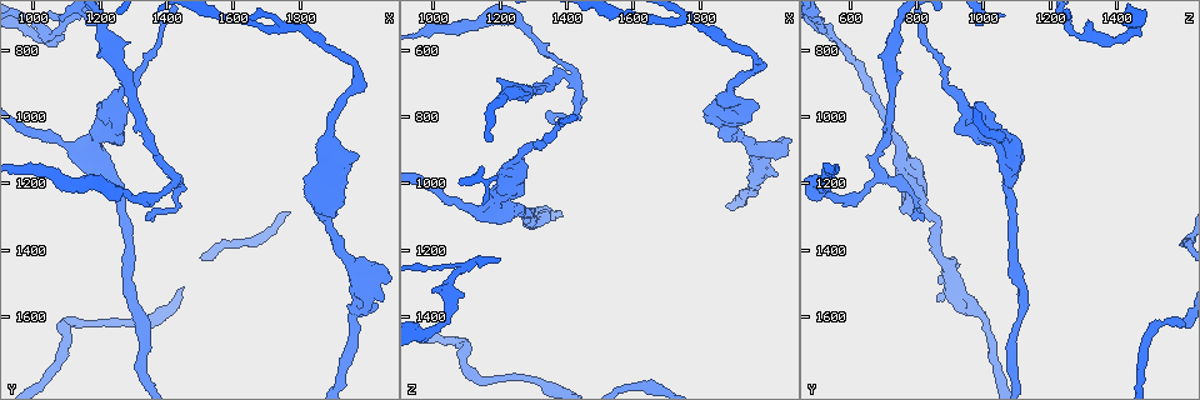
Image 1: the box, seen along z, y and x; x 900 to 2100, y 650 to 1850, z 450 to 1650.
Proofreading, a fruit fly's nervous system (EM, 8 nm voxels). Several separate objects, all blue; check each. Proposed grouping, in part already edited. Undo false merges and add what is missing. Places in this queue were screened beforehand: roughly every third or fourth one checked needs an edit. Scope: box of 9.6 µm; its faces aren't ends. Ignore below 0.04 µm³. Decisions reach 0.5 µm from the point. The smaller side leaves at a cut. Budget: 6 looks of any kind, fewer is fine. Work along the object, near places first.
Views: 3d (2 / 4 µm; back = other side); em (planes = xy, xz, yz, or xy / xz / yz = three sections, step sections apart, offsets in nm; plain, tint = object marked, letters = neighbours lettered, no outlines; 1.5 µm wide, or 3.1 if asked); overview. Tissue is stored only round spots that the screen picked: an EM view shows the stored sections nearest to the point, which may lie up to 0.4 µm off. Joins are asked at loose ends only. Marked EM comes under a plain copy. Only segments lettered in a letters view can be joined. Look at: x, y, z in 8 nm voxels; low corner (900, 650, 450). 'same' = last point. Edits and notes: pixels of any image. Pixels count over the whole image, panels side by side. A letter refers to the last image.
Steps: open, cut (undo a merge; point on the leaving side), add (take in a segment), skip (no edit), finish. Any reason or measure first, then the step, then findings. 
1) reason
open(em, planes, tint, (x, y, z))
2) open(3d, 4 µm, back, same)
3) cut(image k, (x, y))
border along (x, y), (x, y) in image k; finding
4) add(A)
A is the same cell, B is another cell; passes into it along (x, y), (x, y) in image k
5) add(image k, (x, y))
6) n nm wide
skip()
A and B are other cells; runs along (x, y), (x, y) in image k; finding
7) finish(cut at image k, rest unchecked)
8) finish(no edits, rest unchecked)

abrupt turn
open(em, planes, letters, (1090, 1610, 1530))

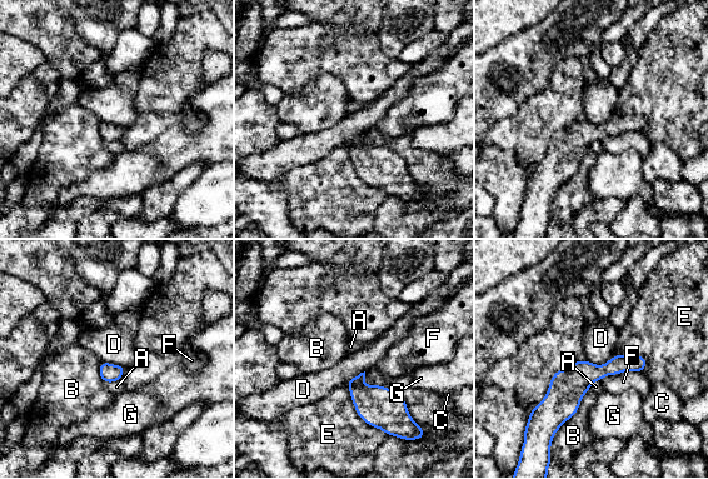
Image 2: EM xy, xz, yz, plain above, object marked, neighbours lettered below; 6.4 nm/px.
skip()
A, B, C, D, E, F and G are other cells; border along (614, 354), (603, 364), (587, 360) in image 2; continuous, no second neuron

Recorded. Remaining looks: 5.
thick turns thin
open(3d, 2 µm, (1880, 1320, 860))

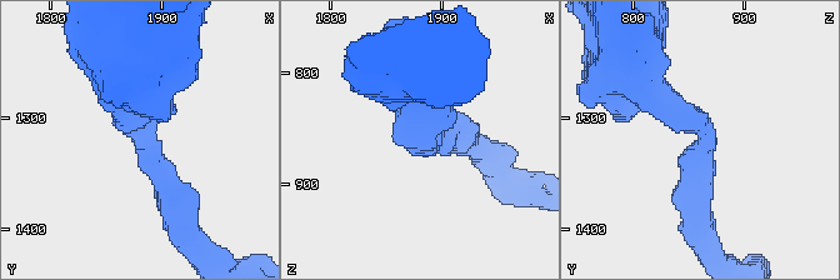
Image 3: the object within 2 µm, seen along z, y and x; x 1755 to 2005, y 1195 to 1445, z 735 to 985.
arms of 240, 500 nm
open(em, xy, step 8, tint, (1886, 1312, 862))

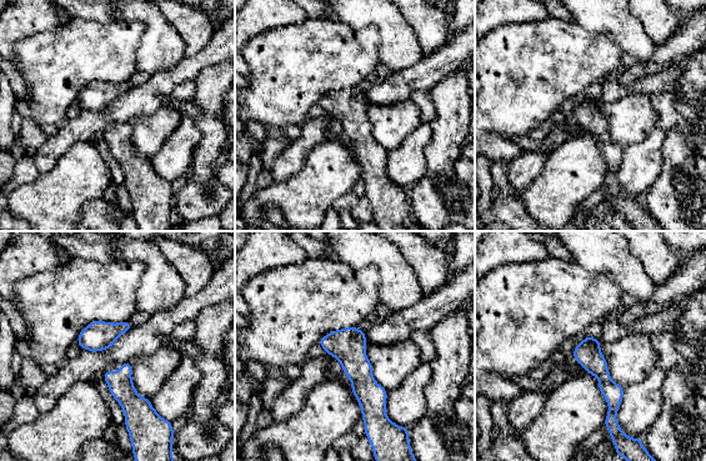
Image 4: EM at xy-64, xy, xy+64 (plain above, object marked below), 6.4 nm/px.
cut it another way
open(em, xz, step 8, letters, same)

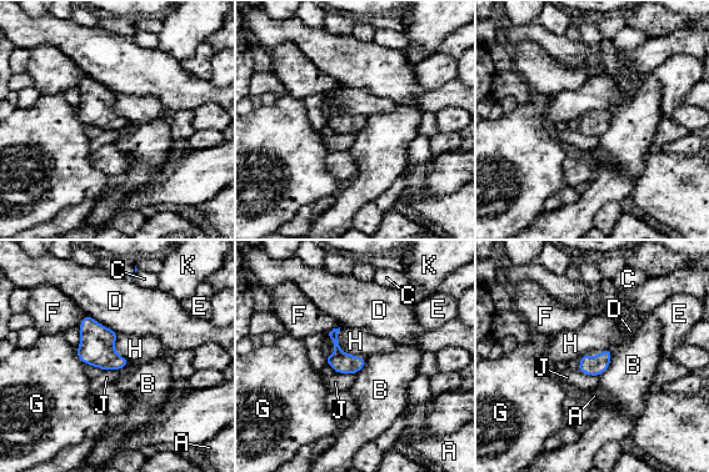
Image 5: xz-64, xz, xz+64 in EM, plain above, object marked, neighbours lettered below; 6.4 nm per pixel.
skip()
A, B, C, D, E, F, G, H, J and K are other cells; border along (339, 327), (340, 349), (351, 354) in image 5; one neuron here

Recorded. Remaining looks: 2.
thick turns thin
open(em, planes, letters, (1290, 930, 730))

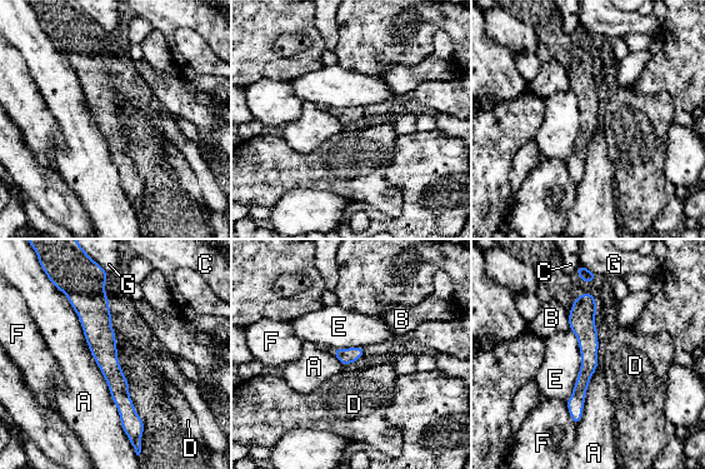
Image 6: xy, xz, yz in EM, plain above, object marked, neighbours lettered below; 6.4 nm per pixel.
skip()
A, B, C, D, E, F and G are other cells; border along (46, 275), (76, 314), (124, 429) in image 6; all the same neuron

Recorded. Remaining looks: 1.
finish(no edits, rest unchecked)

